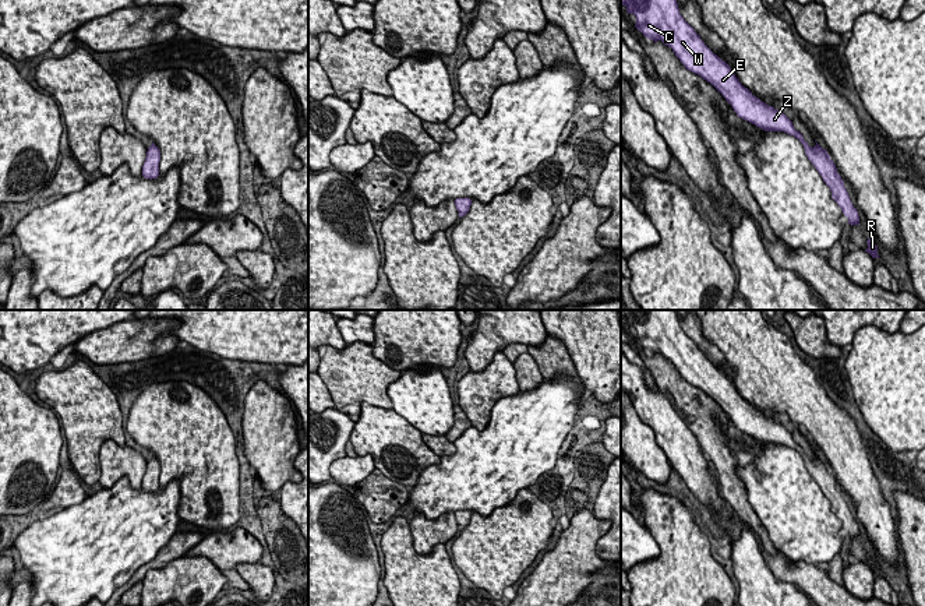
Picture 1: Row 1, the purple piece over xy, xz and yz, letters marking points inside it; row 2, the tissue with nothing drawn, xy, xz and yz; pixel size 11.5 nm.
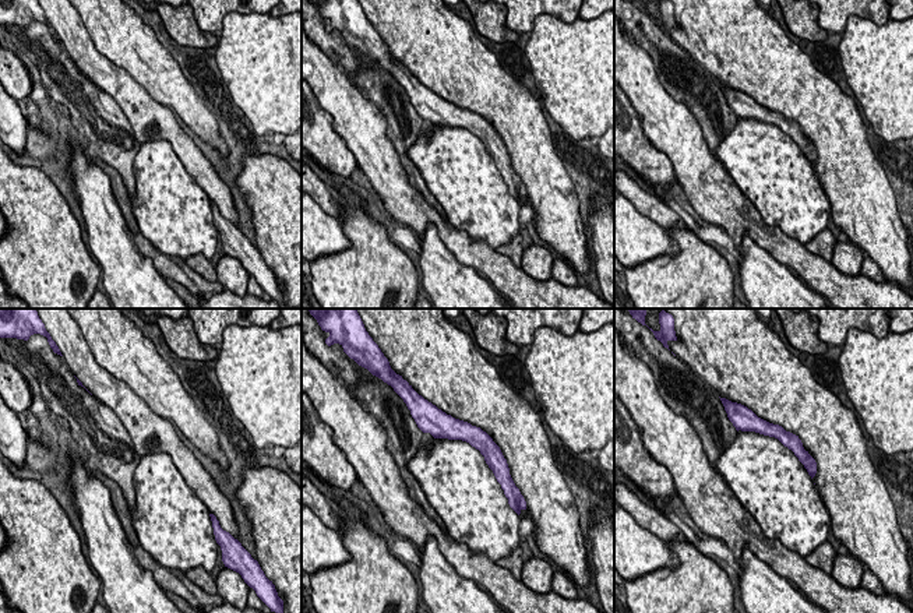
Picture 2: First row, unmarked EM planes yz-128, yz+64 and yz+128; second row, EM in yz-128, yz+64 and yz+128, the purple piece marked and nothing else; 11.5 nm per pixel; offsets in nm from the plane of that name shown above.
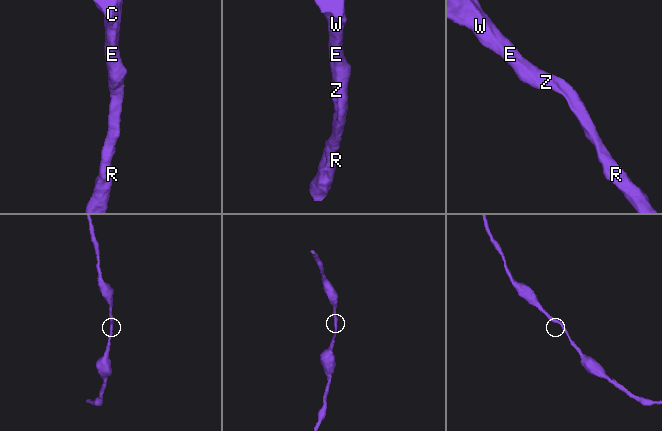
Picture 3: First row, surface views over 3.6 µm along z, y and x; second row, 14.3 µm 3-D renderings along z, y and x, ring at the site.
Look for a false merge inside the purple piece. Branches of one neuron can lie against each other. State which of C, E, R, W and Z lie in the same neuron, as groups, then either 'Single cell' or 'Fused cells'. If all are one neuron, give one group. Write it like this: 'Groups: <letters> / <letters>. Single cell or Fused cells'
Groups: C E R W Z. Single cell

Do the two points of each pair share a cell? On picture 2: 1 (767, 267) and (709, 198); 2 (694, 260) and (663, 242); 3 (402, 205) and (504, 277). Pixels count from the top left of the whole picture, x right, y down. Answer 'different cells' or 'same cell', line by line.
1: different cells
2: different cells
3: same cell

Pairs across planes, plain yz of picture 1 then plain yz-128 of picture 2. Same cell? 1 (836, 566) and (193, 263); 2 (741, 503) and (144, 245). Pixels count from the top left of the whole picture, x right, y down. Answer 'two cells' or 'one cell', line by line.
1: one cell
2: one cell

